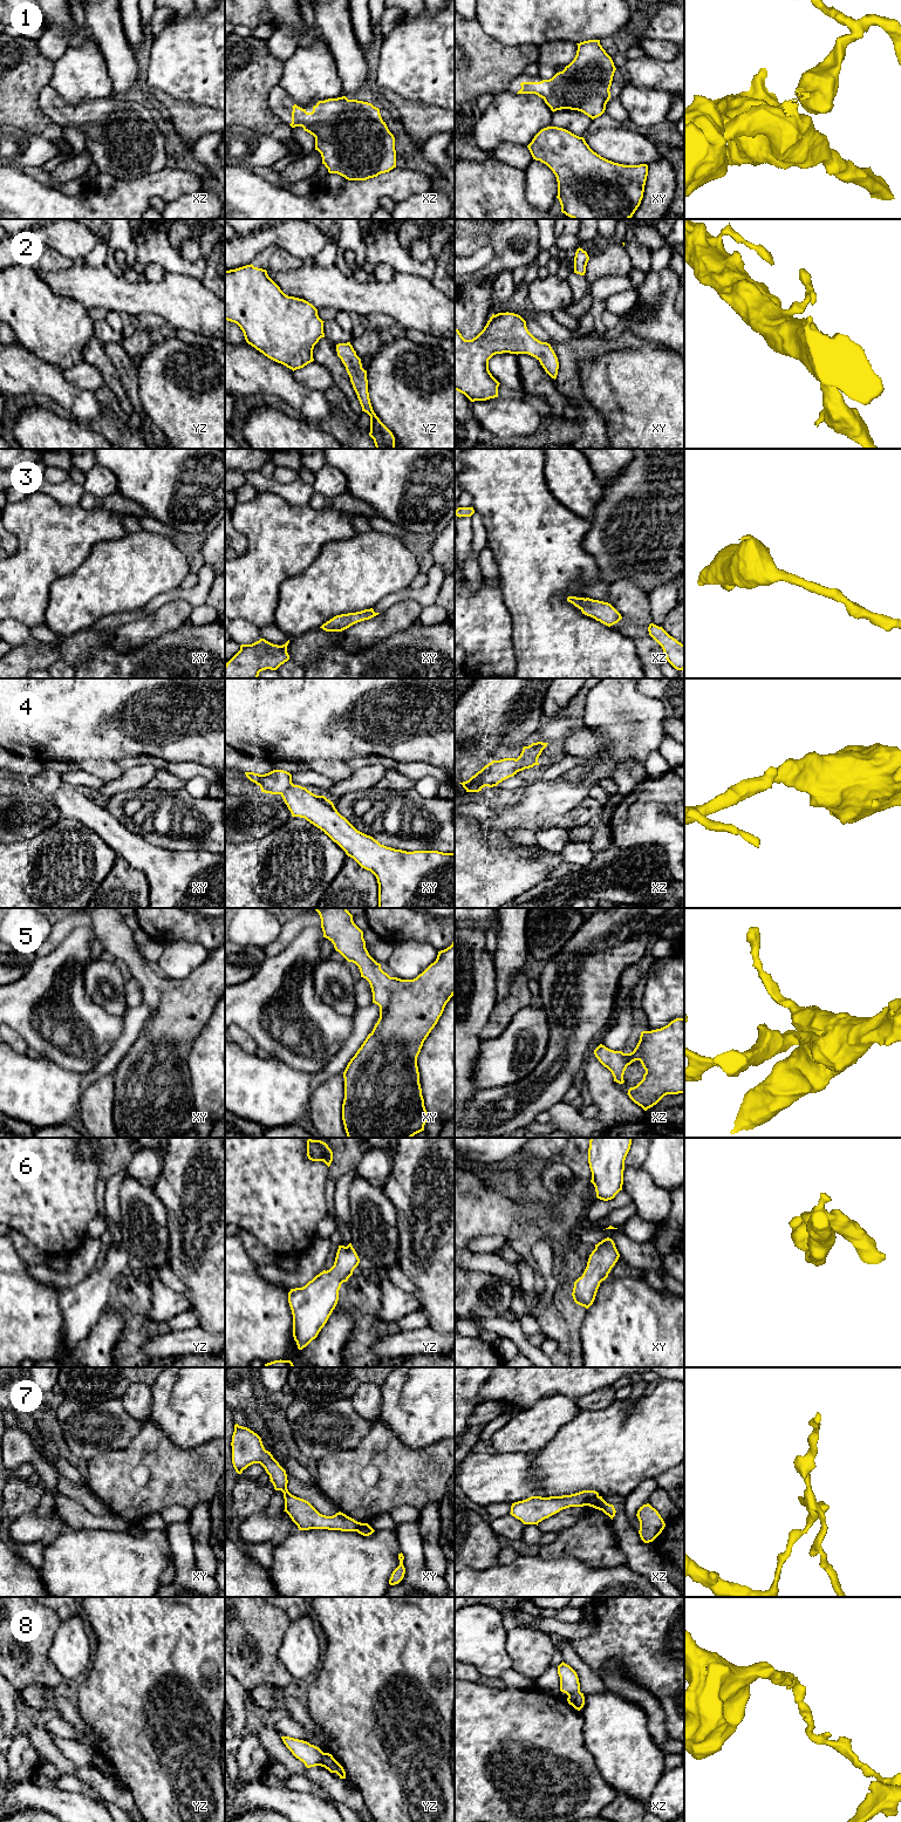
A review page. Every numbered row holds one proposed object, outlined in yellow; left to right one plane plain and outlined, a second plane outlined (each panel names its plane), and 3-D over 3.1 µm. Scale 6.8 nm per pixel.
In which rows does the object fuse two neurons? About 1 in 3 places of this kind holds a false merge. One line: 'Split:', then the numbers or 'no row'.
Split: 7, 8

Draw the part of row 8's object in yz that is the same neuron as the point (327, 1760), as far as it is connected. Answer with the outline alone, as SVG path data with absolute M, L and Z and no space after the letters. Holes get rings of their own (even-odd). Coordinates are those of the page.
M323 1753L320 1766L328 1769L330 1773L336 1773L340 1779L346 1779L346 1772L343 1767L333 1758L332 1754Z

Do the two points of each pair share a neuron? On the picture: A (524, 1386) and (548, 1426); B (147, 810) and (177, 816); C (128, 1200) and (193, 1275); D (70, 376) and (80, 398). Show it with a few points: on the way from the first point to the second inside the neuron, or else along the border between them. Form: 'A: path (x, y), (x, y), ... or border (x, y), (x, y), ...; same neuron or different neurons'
A: border (544, 1397), (529, 1407); different neurons
B: path (154, 807), (170, 809); same neuron
C: border (165, 1220), (169, 1237), (166, 1262); different neurons
D: border (62, 372), (69, 382), (94, 393); different neurons

